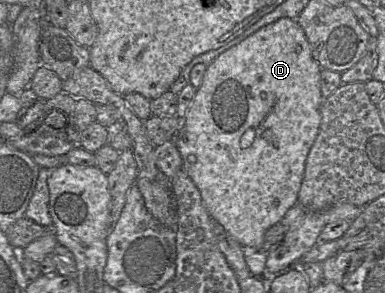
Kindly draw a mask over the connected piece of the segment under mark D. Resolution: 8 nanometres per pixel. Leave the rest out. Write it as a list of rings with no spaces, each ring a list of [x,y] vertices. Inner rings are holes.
[[[288,17],[280,18],[221,53],[207,66],[202,84],[197,89],[185,118],[181,122],[181,128],[175,135],[176,147],[182,156],[183,169],[198,188],[209,215],[248,251],[264,250],[266,231],[279,223],[286,212],[298,203],[306,160],[319,133],[322,120],[323,97],[320,89],[320,72],[321,67],[312,56],[304,30],[295,20]]]

